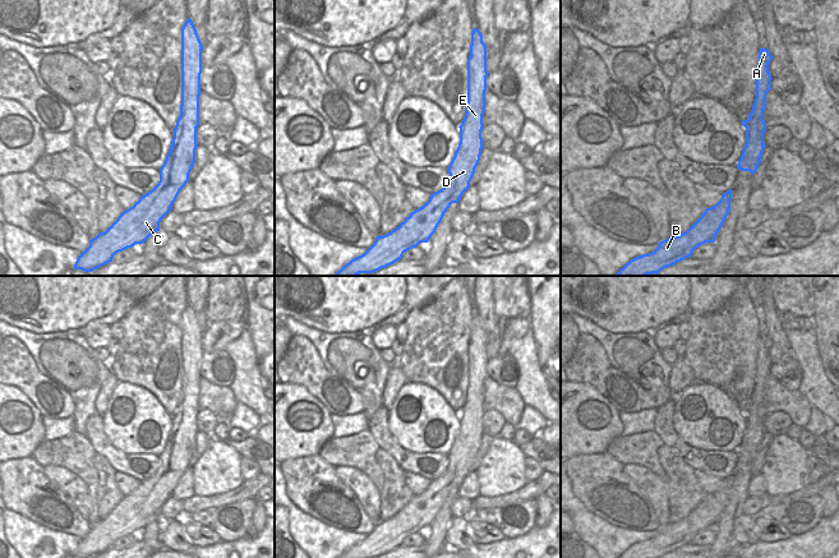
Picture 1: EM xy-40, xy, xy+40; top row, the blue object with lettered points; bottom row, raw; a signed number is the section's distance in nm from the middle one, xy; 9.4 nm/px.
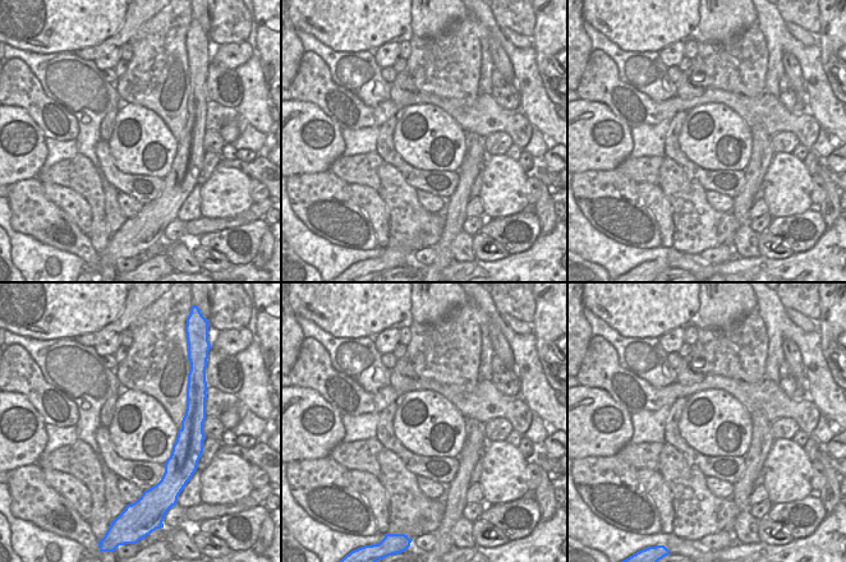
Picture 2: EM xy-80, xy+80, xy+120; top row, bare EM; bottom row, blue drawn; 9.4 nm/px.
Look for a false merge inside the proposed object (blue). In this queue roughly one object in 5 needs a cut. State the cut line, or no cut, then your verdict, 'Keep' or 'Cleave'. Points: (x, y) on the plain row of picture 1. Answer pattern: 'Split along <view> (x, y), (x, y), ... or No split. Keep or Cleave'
No split. Keep

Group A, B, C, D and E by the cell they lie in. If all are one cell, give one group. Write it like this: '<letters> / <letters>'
A B C D E

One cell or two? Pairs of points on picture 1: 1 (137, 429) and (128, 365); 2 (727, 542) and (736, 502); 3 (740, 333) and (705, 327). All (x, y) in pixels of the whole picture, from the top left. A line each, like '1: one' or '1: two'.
1: two
2: one
3: one

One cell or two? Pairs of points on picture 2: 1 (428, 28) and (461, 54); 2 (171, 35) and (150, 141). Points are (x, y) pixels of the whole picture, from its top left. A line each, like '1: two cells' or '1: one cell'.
1: two cells
2: two cells

